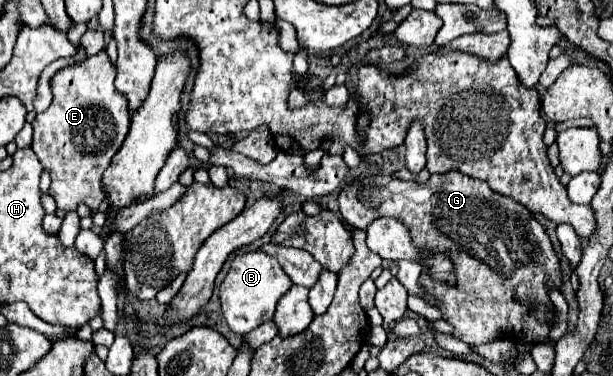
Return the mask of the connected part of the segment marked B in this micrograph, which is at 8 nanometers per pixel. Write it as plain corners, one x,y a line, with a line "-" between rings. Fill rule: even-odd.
261,250
255,252
245,252
245,254
237,254
229,274
225,276
221,288
219,288
219,296
221,296
221,310
223,310
223,318
227,320
229,328
239,334
245,336
247,332
251,332
253,328
257,328
263,322
269,322
273,318
275,312
275,304
277,300
293,286
291,278
283,272
281,264
263,254

